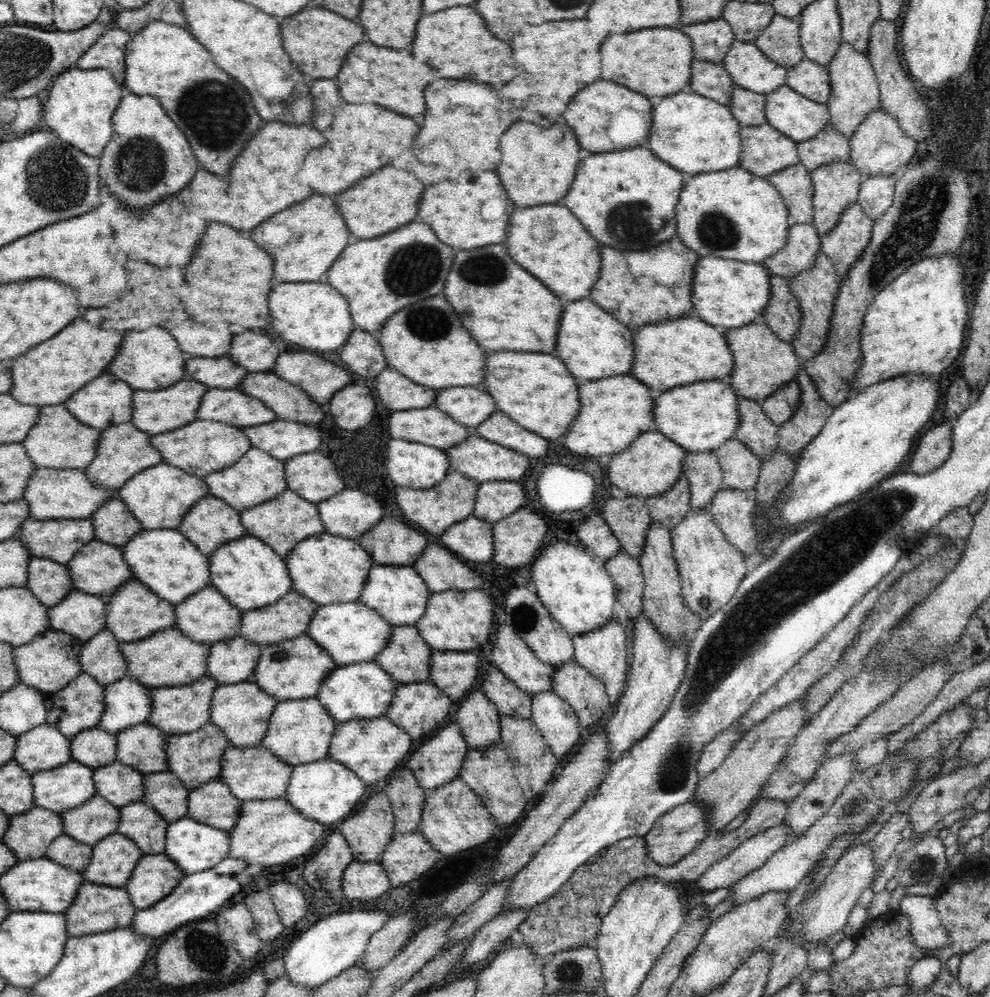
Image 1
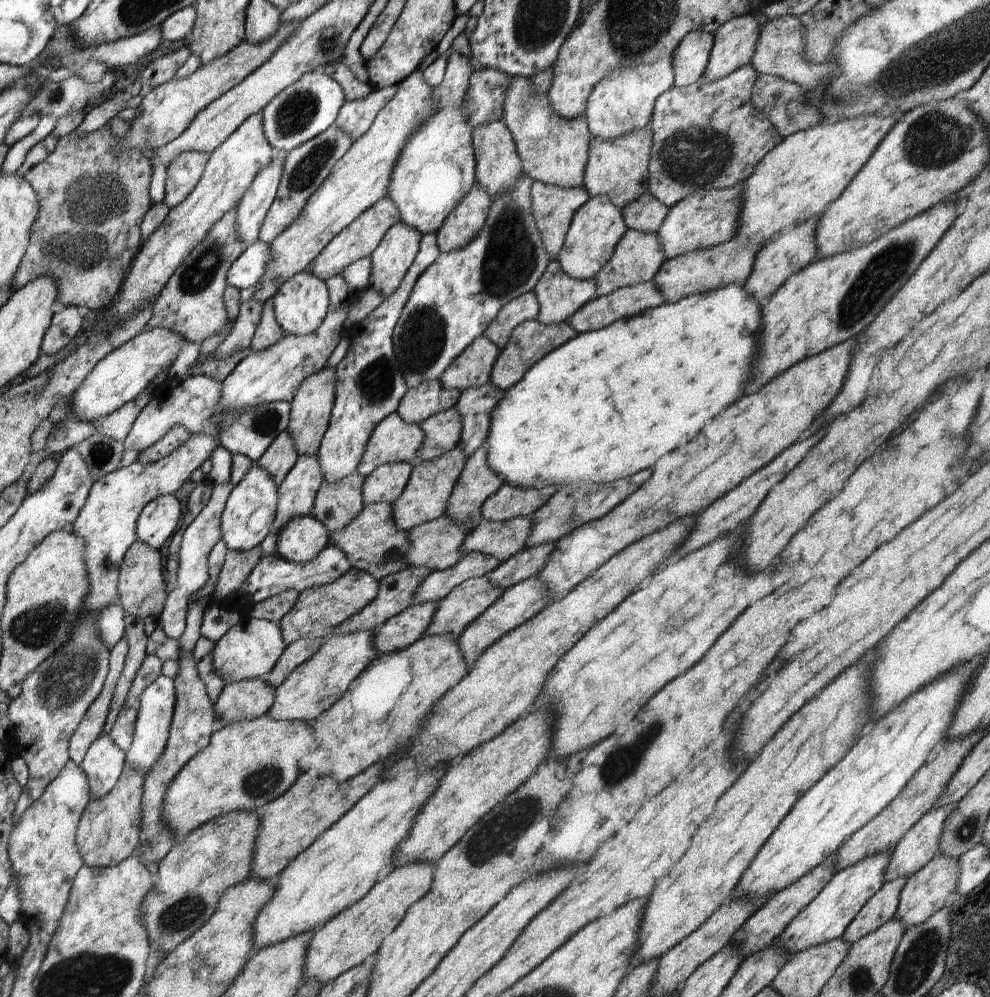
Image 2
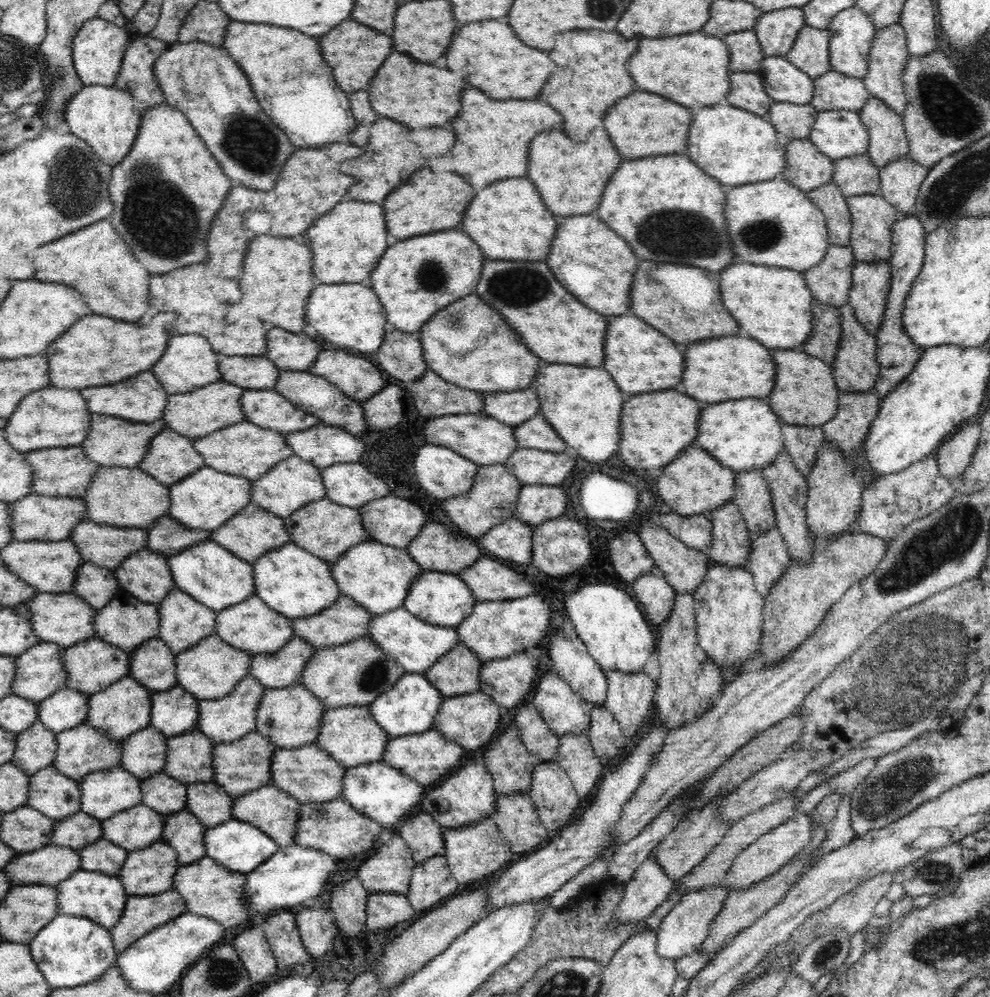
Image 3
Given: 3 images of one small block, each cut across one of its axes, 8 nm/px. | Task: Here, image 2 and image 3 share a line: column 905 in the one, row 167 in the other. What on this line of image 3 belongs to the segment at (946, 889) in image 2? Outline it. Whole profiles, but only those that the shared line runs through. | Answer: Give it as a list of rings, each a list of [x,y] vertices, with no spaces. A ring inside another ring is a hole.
[[[909,155],[880,168],[880,194],[894,209],[905,216],[914,216],[920,186],[929,168]]]

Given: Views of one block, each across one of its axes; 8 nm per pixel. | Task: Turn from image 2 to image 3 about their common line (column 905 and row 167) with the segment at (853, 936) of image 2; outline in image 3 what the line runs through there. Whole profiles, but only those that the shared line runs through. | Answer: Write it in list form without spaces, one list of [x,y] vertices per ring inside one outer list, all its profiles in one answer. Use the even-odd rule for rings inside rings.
[[[872,96],[858,113],[870,134],[866,154],[879,169],[909,154],[910,142],[902,116]]]

